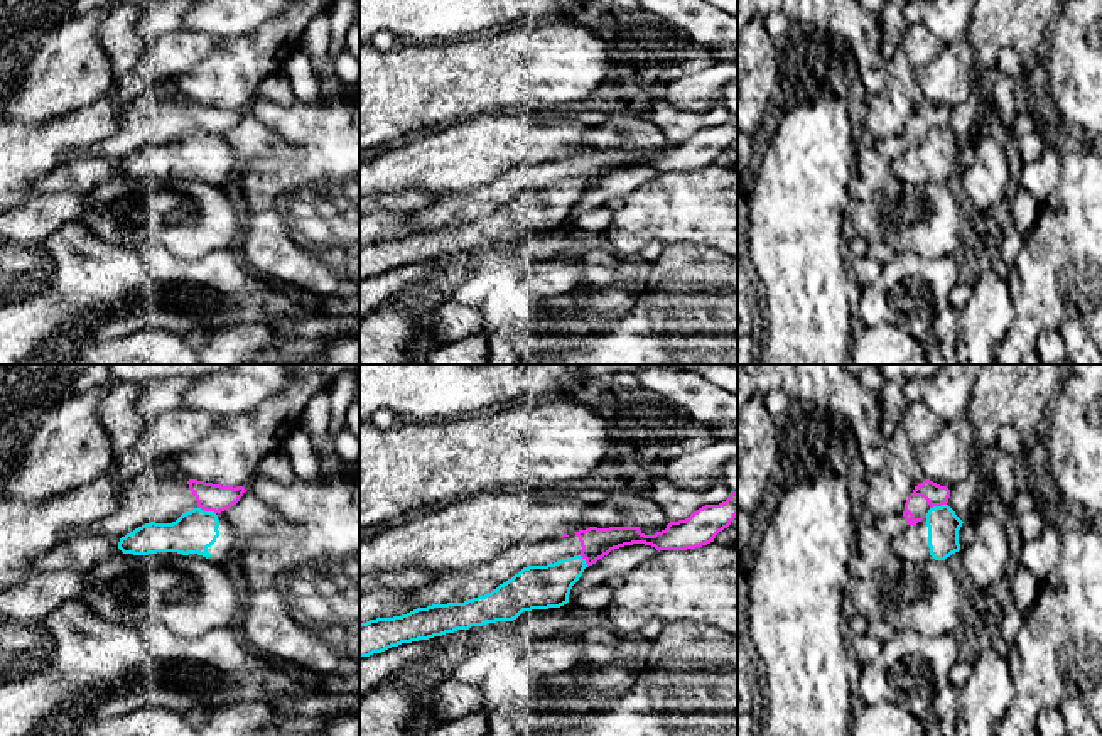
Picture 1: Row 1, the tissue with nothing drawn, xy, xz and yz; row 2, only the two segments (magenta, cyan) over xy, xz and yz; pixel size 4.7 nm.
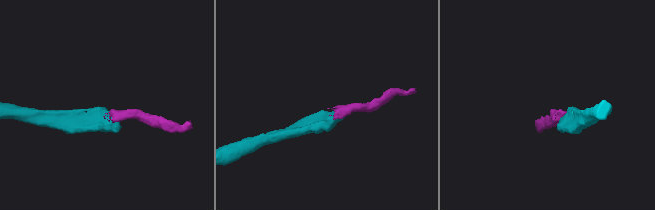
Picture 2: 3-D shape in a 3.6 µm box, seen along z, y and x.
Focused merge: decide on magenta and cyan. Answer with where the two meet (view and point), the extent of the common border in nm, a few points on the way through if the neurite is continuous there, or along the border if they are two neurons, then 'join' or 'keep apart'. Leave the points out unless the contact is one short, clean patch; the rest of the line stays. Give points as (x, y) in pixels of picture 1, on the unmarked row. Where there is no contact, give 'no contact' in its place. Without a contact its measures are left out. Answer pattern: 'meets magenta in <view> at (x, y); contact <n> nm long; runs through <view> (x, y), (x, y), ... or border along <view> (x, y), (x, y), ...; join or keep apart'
meets magenta in xy at (206, 132); contact 90 nm long; border along xy (198, 129), (215, 135); keep apart

